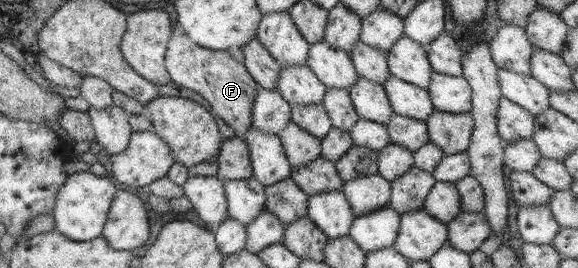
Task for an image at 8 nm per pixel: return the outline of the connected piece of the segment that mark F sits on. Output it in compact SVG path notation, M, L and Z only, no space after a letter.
M177 24L173 27L172 39L168 42L164 59L171 82L203 96L213 107L211 113L214 116L219 116L229 124L237 137L245 135L252 125L252 110L259 85L246 68L241 48L213 50L200 47Z

